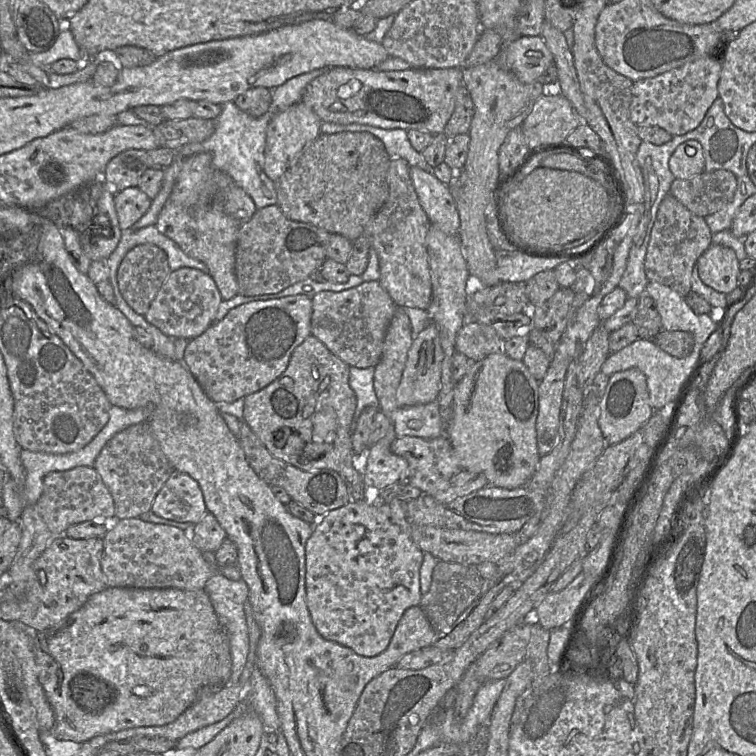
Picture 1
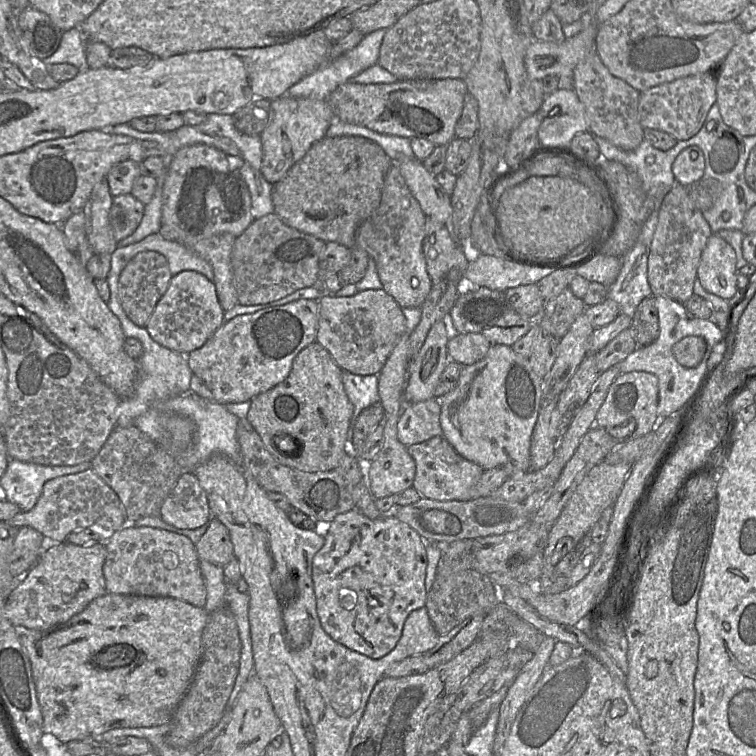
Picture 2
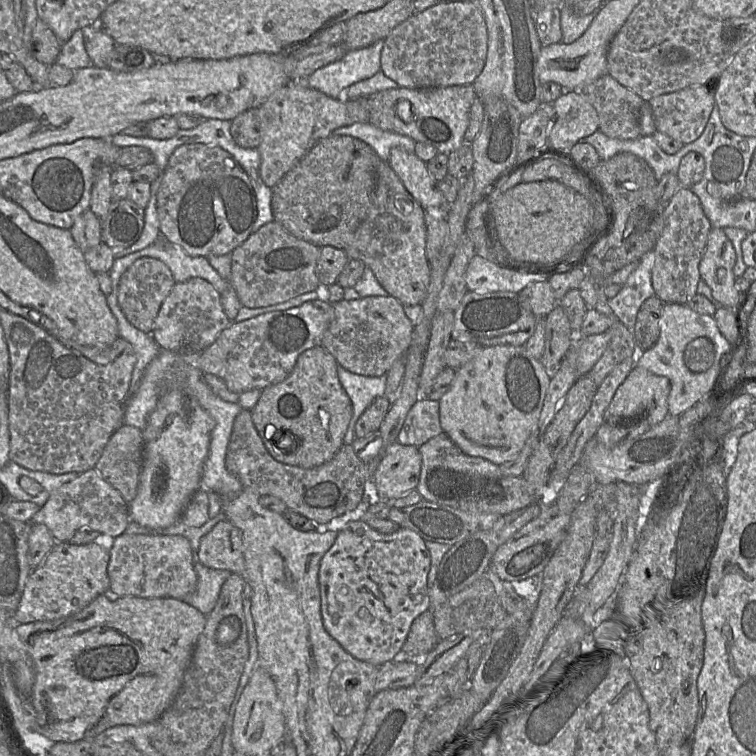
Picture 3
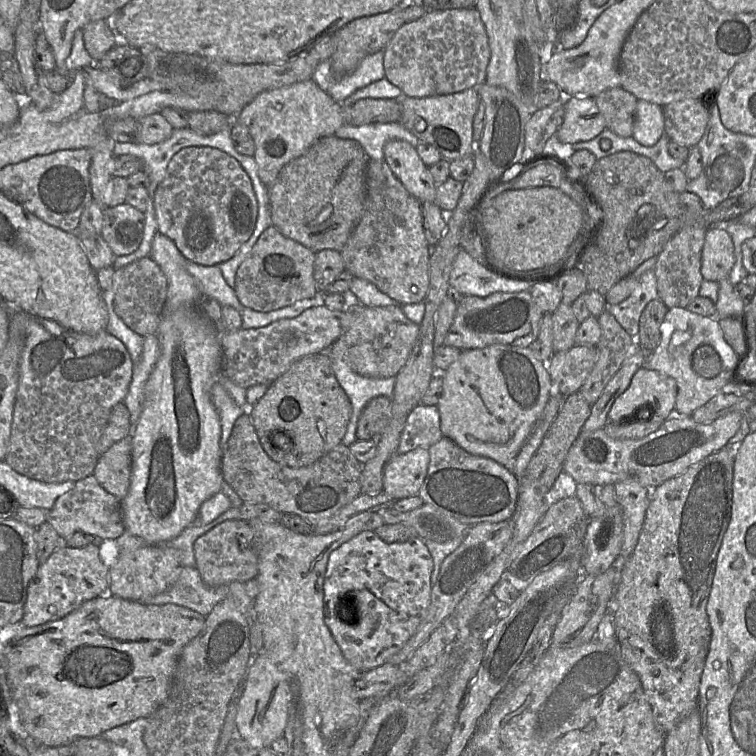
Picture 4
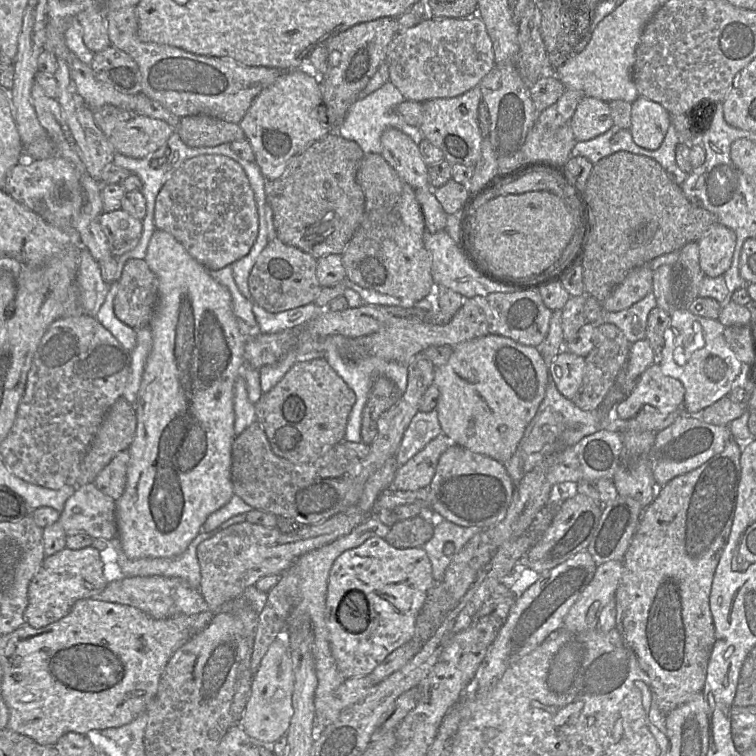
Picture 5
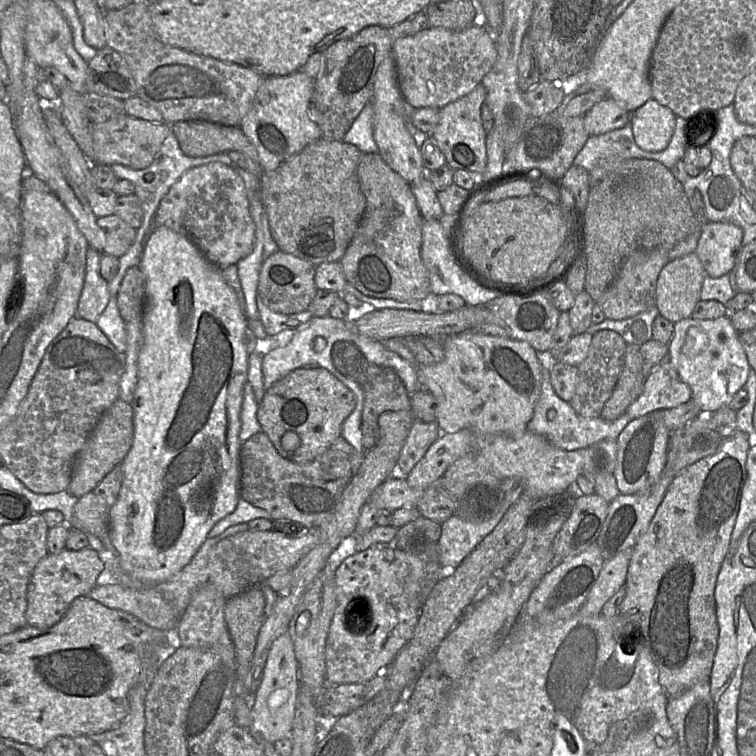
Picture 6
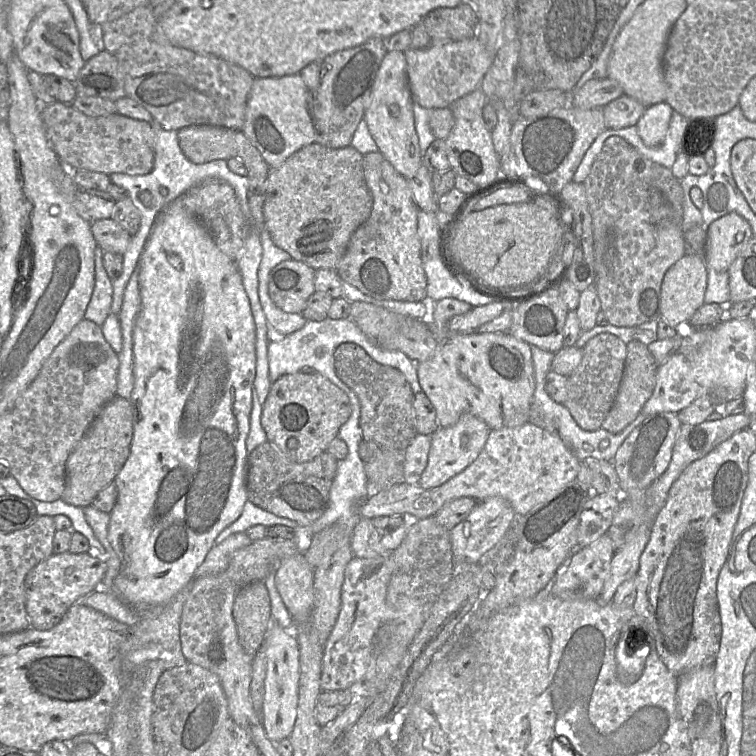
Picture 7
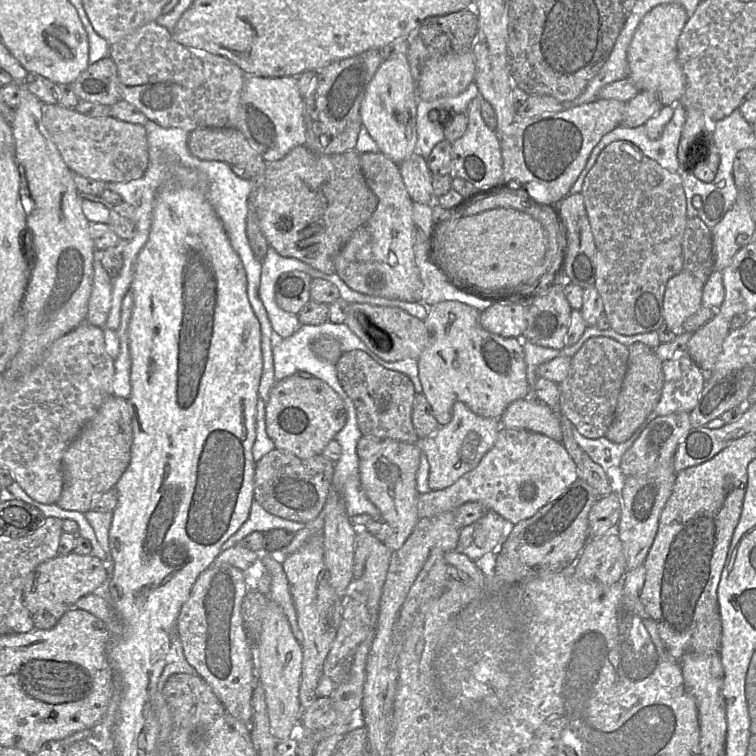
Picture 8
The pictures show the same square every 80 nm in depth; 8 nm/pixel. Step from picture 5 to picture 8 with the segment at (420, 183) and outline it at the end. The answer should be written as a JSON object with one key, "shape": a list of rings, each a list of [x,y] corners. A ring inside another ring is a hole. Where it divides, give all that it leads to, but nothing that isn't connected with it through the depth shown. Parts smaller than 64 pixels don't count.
{"shape":[[[407,55],[383,60],[369,82],[360,107],[362,124],[377,143],[380,152],[399,164],[417,151],[417,83],[414,81]]]}

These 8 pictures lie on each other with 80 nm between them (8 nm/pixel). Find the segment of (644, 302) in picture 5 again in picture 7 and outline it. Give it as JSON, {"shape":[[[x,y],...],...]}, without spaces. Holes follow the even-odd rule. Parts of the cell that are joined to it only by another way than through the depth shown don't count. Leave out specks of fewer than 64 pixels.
{"shape":[[[649,321],[633,327],[617,327],[611,324],[605,326],[595,325],[592,329],[581,332],[576,343],[581,344],[581,349],[583,349],[592,337],[601,333],[611,333],[620,338],[625,344],[632,340],[638,340],[645,345],[649,345],[658,339],[657,323],[658,321]]]}

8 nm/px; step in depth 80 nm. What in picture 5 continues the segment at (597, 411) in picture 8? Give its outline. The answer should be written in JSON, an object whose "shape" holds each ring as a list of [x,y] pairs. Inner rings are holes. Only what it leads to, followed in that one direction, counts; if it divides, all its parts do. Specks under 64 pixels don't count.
{"shape":[[[604,323],[596,329],[596,344],[585,357],[585,370],[582,383],[572,401],[584,411],[597,410],[607,393],[613,387],[616,377],[627,362],[631,343],[614,324]]]}

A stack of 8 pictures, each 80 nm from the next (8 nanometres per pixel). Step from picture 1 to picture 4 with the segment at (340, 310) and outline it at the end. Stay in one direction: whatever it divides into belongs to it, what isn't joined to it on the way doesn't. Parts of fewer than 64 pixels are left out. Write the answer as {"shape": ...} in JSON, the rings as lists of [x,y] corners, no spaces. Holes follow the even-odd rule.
{"shape":[[[400,304],[345,308],[343,333],[328,350],[331,358],[343,359],[352,370],[371,378],[395,377],[405,365],[420,332],[420,326],[410,320]]]}

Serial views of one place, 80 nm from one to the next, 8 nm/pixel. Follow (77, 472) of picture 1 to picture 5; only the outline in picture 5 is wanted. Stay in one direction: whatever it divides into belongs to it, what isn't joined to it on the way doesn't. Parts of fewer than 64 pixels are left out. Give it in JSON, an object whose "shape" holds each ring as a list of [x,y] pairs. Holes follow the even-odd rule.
{"shape":[[[94,483],[76,486],[74,493],[65,502],[58,522],[66,535],[86,533],[92,538],[111,540],[118,537],[116,501],[101,492]]]}

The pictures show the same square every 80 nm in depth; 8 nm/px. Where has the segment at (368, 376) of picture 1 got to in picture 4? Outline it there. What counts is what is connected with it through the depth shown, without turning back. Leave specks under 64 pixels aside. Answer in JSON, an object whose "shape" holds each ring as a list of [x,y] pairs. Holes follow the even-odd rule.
{"shape":[[[331,358],[332,369],[337,381],[348,395],[352,404],[352,415],[342,444],[350,447],[357,441],[356,430],[359,417],[369,401],[377,396],[392,398],[396,378],[371,378],[358,374],[341,358]]]}

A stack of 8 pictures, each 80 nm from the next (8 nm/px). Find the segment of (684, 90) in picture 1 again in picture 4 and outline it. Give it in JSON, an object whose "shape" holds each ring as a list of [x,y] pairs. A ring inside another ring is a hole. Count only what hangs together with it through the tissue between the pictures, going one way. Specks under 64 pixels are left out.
{"shape":[[[688,98],[664,105],[664,133],[678,144],[696,146],[710,118],[709,105],[714,105],[714,98],[709,99],[709,103],[700,98]]]}

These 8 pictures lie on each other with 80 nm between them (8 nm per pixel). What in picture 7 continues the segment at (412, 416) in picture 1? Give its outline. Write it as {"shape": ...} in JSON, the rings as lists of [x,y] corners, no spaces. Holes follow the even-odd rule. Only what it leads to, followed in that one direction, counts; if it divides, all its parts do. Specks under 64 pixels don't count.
{"shape":[[[417,433],[404,449],[403,475],[410,484],[418,485],[421,474],[427,466],[431,435]]]}

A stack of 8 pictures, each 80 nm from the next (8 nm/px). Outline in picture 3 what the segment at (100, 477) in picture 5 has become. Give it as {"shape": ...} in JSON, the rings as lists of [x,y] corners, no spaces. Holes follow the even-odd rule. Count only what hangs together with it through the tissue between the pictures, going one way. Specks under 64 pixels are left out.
{"shape":[[[123,424],[111,436],[94,467],[120,492],[127,504],[137,495],[143,468],[143,446],[142,431]]]}

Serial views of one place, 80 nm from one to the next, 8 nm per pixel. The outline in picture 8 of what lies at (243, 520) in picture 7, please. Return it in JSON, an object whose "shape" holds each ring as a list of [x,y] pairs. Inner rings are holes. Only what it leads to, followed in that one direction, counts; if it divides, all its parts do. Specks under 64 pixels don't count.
{"shape":[[[253,501],[248,519],[243,523],[237,532],[235,532],[222,546],[222,550],[228,549],[231,546],[239,543],[244,537],[254,531],[263,533],[273,529],[286,529],[296,533],[303,529],[305,524],[284,519],[268,513],[257,501]]]}

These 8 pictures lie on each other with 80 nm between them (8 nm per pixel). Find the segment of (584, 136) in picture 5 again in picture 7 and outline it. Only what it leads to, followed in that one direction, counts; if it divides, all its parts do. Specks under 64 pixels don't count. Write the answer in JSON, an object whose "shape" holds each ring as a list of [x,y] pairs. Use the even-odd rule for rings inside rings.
{"shape":[[[622,95],[602,109],[606,128],[622,129],[636,125],[646,107],[637,100]]]}

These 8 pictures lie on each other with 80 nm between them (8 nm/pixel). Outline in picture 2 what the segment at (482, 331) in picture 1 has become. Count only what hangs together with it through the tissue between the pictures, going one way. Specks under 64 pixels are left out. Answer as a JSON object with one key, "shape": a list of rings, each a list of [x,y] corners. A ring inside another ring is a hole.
{"shape":[[[451,333],[448,342],[449,359],[468,366],[482,359],[491,346],[482,333]]]}

